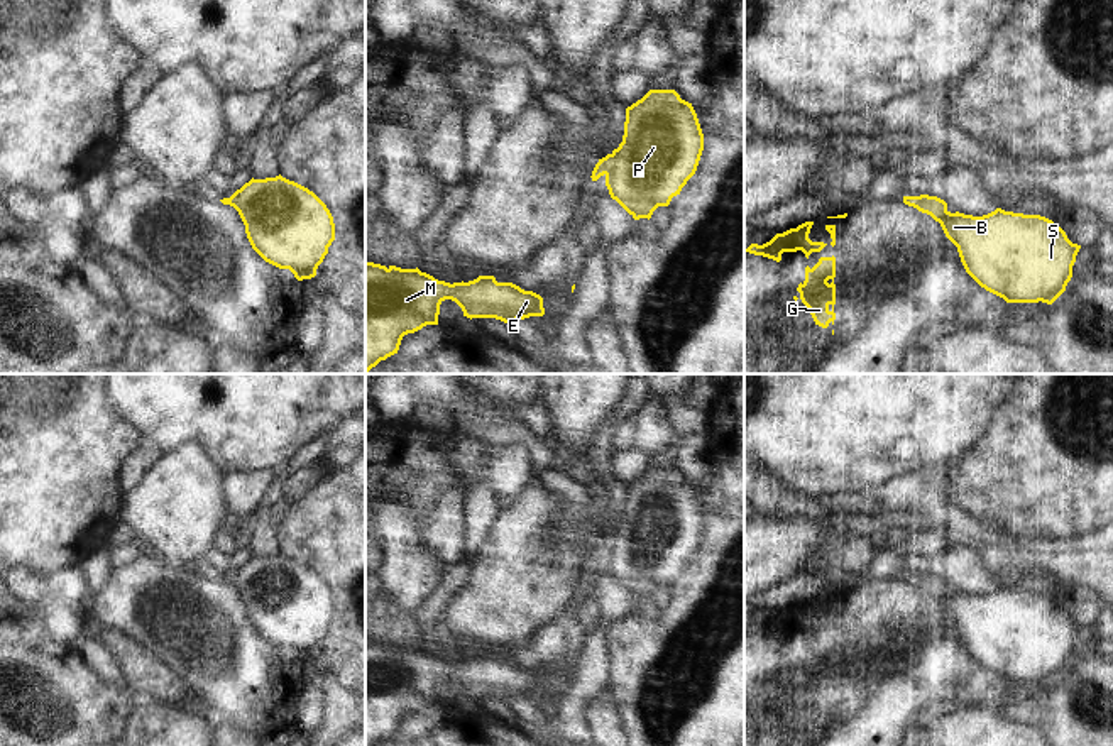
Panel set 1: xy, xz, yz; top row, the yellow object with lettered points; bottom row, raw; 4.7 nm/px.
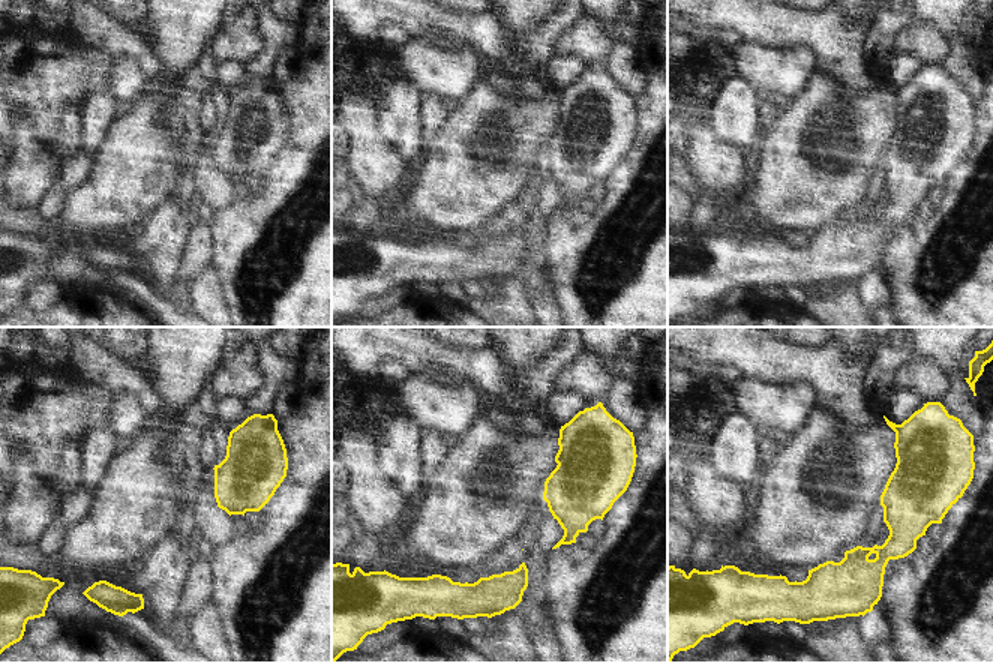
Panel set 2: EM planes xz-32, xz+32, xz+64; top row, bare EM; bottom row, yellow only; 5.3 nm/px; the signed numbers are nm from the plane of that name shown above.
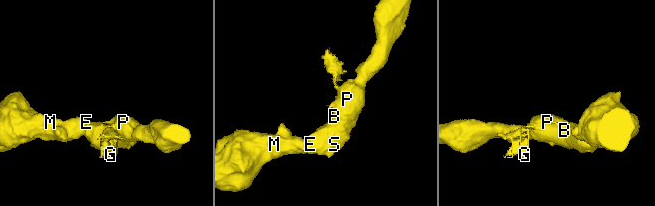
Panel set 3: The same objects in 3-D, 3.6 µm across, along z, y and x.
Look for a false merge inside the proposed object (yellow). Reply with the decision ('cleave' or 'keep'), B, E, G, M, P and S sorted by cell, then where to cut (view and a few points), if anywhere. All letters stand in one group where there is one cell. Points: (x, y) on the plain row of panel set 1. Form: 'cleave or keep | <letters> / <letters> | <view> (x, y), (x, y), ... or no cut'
cleave | B E M P S / G | xz (616, 528), (604, 552)

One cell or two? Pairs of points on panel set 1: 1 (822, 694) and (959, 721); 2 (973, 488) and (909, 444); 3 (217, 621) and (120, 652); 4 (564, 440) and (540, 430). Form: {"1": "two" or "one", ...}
{"1": "two", "2": "two", "3": "two", "4": "two"}

